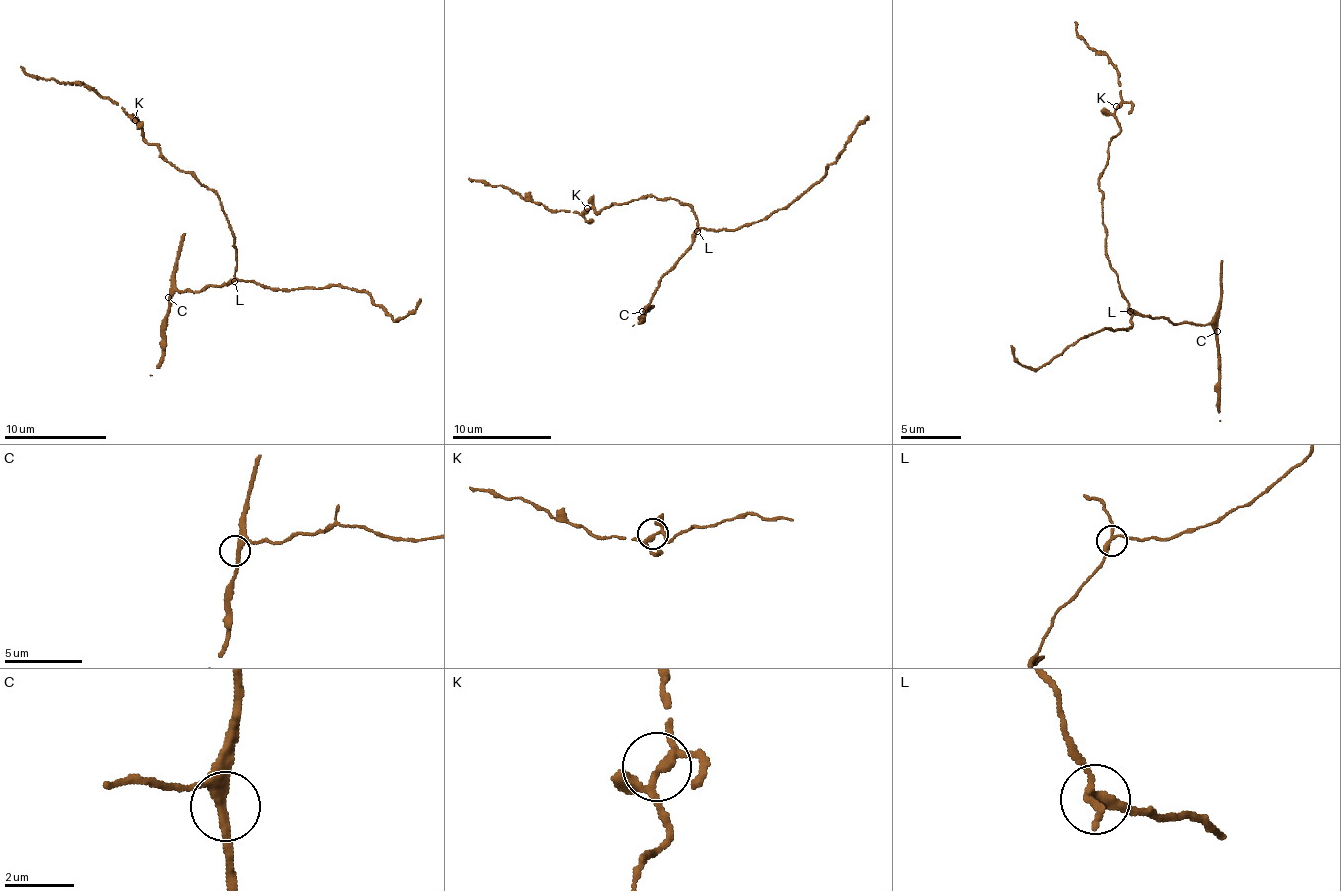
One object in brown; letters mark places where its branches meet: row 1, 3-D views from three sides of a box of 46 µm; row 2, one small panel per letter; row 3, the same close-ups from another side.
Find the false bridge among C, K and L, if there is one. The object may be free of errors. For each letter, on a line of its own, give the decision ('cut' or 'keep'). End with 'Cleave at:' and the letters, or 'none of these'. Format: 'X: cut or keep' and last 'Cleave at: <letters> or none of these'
C: keep
K: keep
L: keep
Cleave at: none of these

